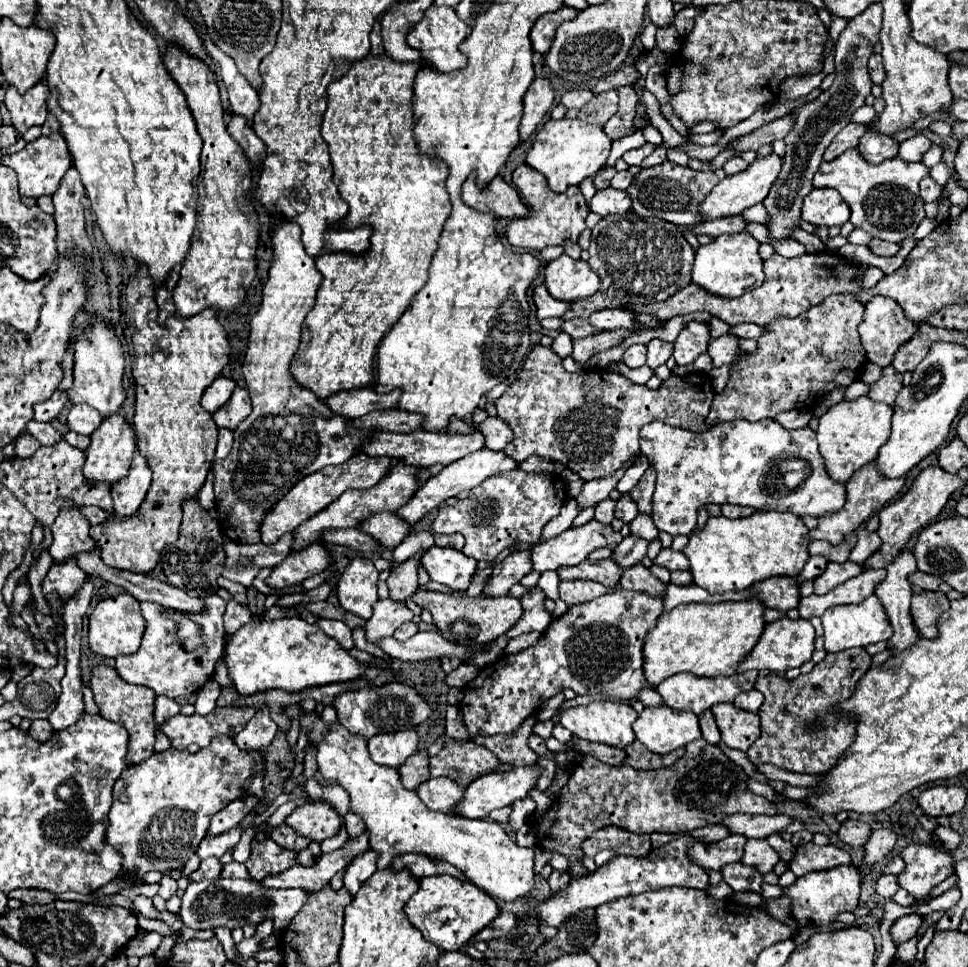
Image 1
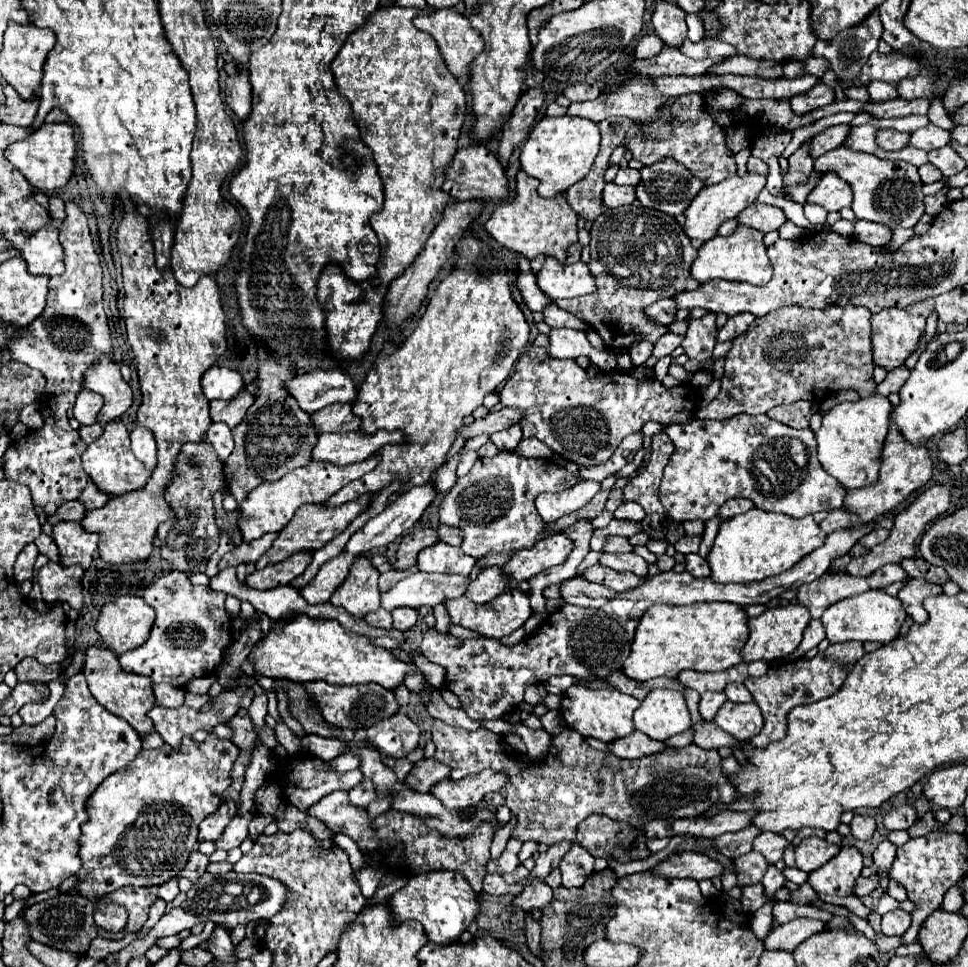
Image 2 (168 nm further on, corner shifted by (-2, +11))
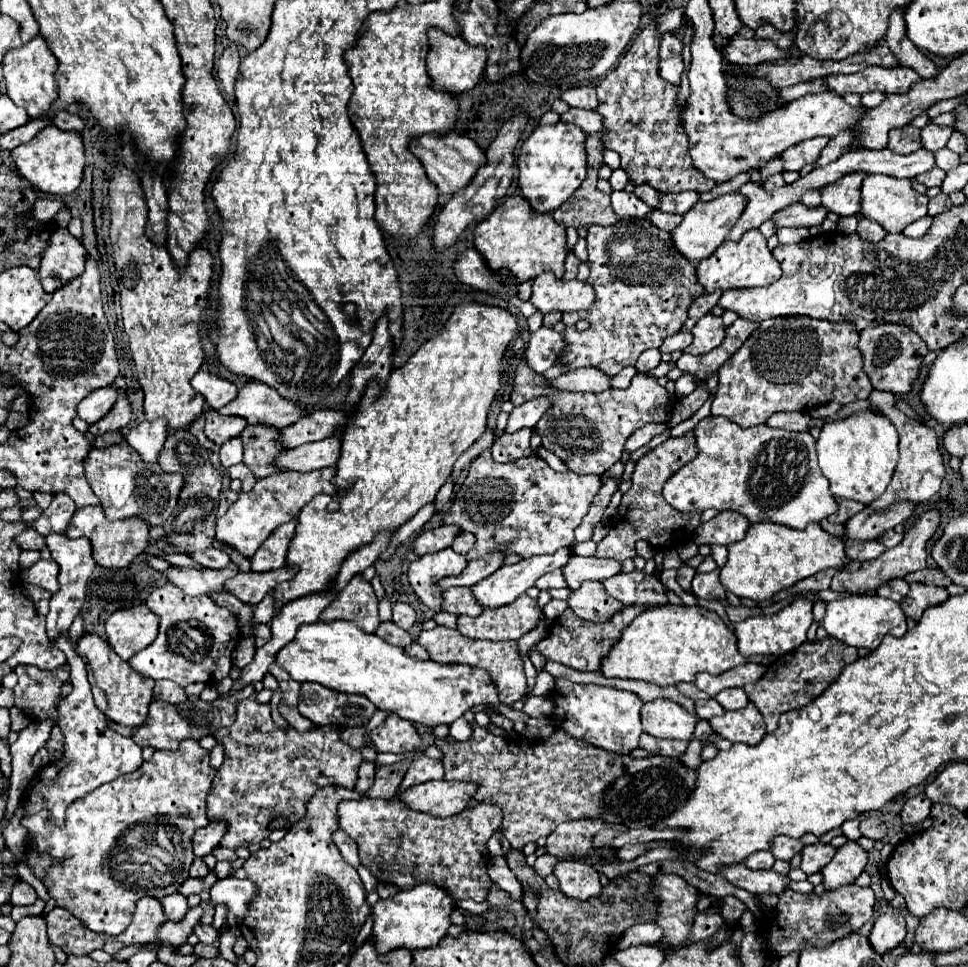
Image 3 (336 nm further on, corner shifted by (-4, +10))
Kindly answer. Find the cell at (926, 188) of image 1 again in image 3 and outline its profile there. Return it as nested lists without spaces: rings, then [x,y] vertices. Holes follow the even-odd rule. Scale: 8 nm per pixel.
[[[933,168],[933,170],[929,170],[929,172],[923,172],[923,174],[919,174],[919,176],[917,176],[917,180],[919,180],[921,184],[925,184],[927,188],[941,186],[943,178],[945,178],[945,170],[941,170],[941,168]]]

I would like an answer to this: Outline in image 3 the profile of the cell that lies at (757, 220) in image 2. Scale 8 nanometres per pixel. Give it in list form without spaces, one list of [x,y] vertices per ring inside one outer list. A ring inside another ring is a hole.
[[[791,204],[783,210],[779,210],[773,218],[777,226],[789,226],[789,228],[799,228],[799,226],[819,226],[827,216],[827,208],[817,206],[817,208],[807,208],[803,204]]]

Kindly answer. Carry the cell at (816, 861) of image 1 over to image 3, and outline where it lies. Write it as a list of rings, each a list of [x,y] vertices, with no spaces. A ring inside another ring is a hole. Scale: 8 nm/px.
[[[813,844],[813,846],[805,846],[801,852],[801,870],[805,874],[815,874],[821,872],[831,858],[835,856],[835,848],[831,844]]]

